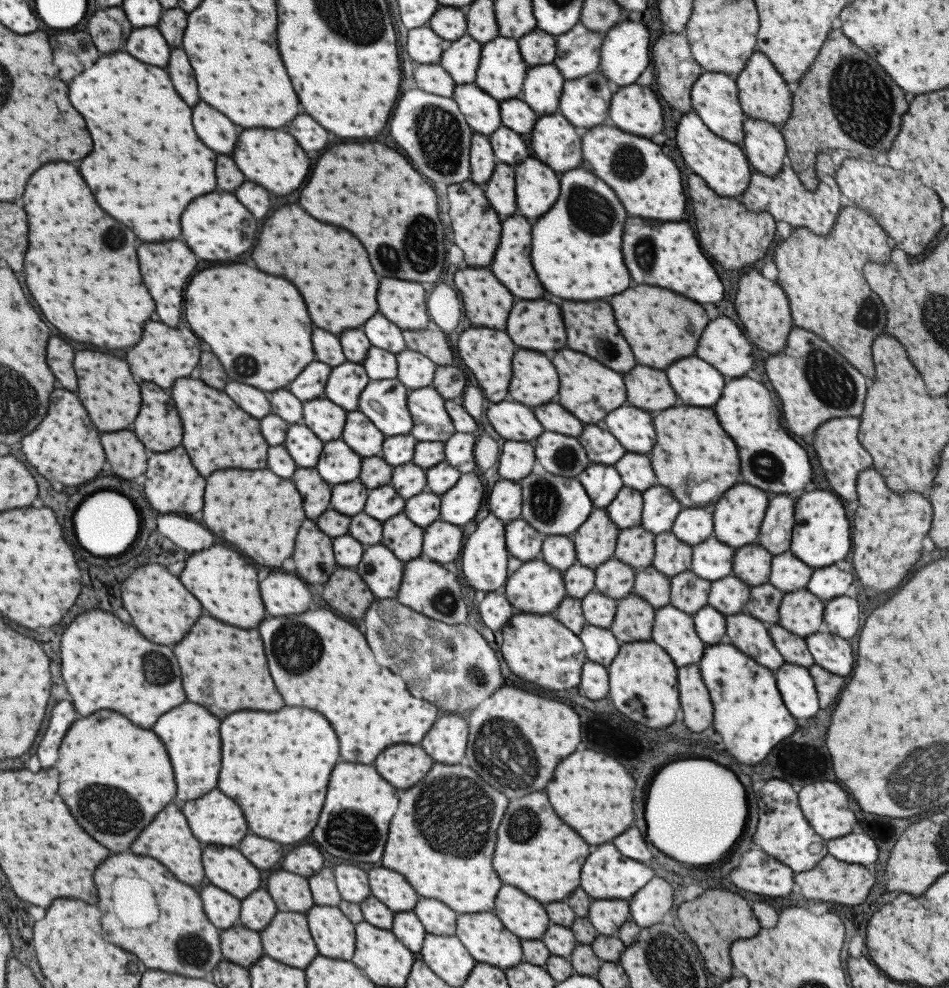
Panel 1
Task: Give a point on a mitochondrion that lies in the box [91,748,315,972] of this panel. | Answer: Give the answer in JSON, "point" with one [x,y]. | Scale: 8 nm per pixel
{"point":[193,950]}

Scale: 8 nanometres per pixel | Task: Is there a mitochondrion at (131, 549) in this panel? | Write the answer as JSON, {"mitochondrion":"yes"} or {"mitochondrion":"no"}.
{"mitochondrion":"no"}

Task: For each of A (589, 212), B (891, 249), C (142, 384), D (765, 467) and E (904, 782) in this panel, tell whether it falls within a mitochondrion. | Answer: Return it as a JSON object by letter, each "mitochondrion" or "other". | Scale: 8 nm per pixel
{"A":"mitochondrion","B":"other","C":"other","D":"mitochondrion","E":"mitochondrion"}

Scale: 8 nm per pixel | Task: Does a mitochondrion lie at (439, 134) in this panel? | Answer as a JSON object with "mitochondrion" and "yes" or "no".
{"mitochondrion":"yes"}

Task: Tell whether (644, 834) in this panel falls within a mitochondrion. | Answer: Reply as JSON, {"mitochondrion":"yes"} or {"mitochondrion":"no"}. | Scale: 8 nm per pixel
{"mitochondrion":"no"}

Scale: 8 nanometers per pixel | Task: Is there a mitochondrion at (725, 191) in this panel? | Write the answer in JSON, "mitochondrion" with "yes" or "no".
{"mitochondrion":"no"}

